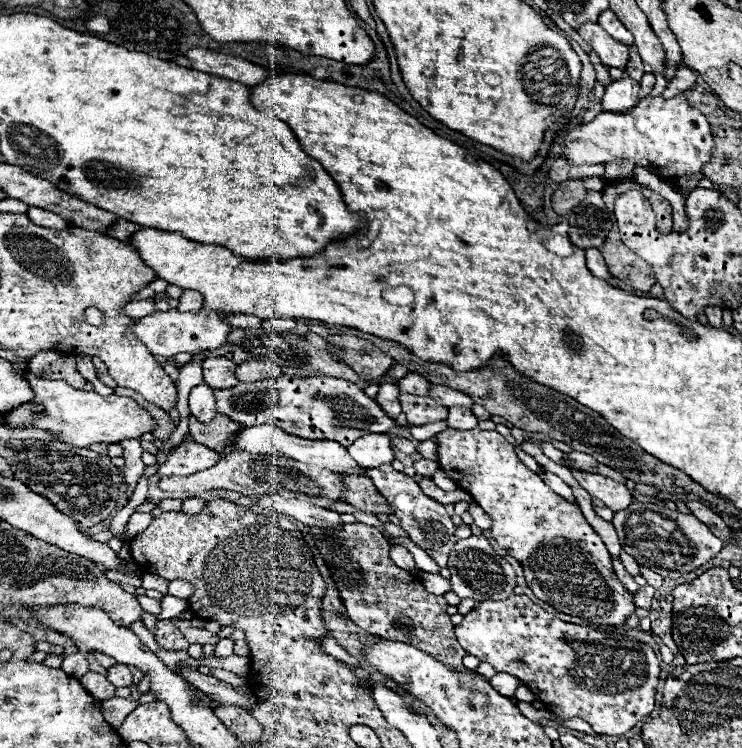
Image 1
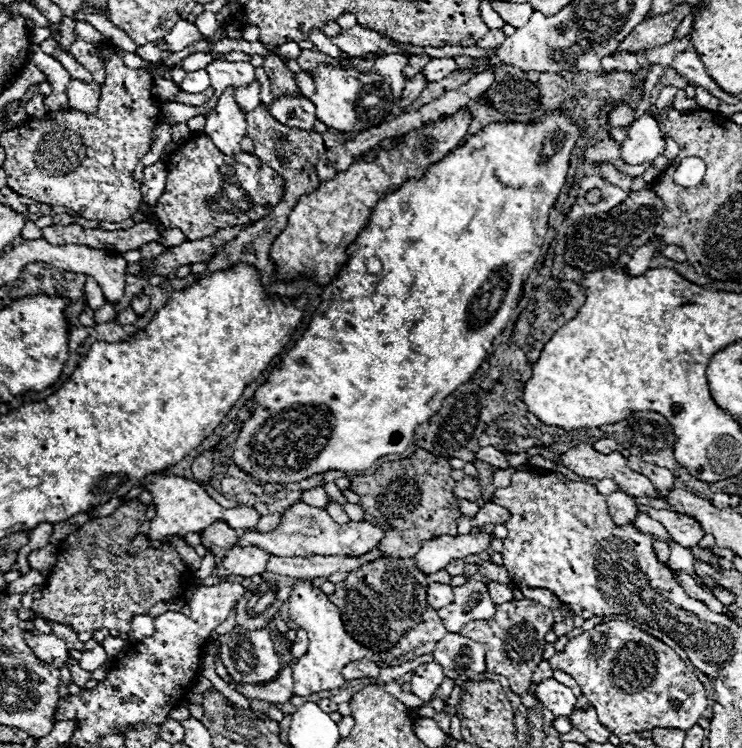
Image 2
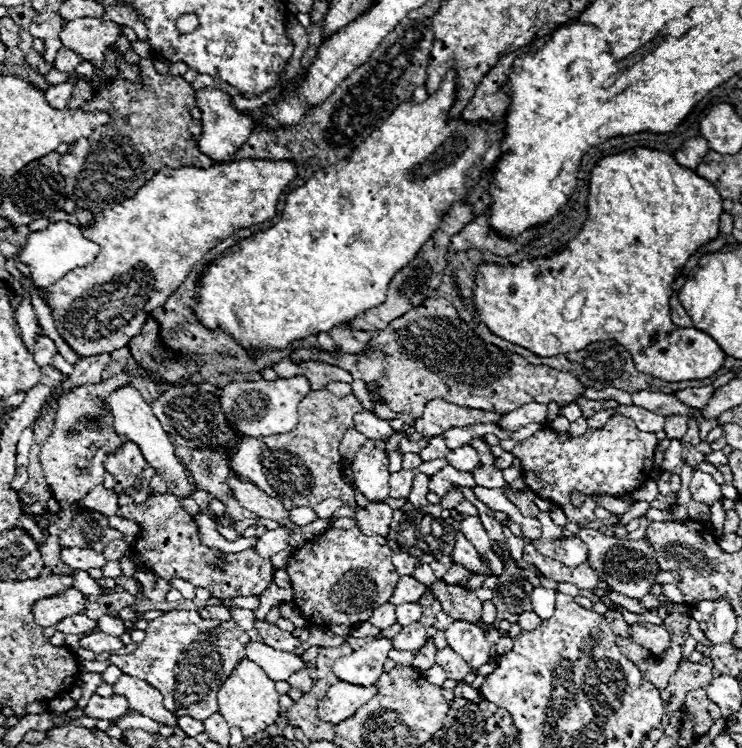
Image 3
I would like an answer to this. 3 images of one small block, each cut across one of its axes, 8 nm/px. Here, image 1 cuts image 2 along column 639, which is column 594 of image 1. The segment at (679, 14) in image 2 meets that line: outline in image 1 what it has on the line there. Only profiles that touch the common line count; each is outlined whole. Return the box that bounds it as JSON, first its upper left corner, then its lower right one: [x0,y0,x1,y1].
[578,24,628,70]

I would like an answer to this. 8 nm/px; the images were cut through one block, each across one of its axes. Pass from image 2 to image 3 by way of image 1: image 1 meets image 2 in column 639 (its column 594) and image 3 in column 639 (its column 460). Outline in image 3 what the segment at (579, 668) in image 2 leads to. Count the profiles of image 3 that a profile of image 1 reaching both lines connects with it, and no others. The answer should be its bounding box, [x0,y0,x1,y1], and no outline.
[628,622,670,654]

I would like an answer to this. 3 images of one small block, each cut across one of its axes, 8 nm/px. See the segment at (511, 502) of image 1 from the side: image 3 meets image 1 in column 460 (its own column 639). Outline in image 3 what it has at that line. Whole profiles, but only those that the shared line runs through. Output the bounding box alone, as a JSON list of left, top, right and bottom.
[510,414,658,526]

